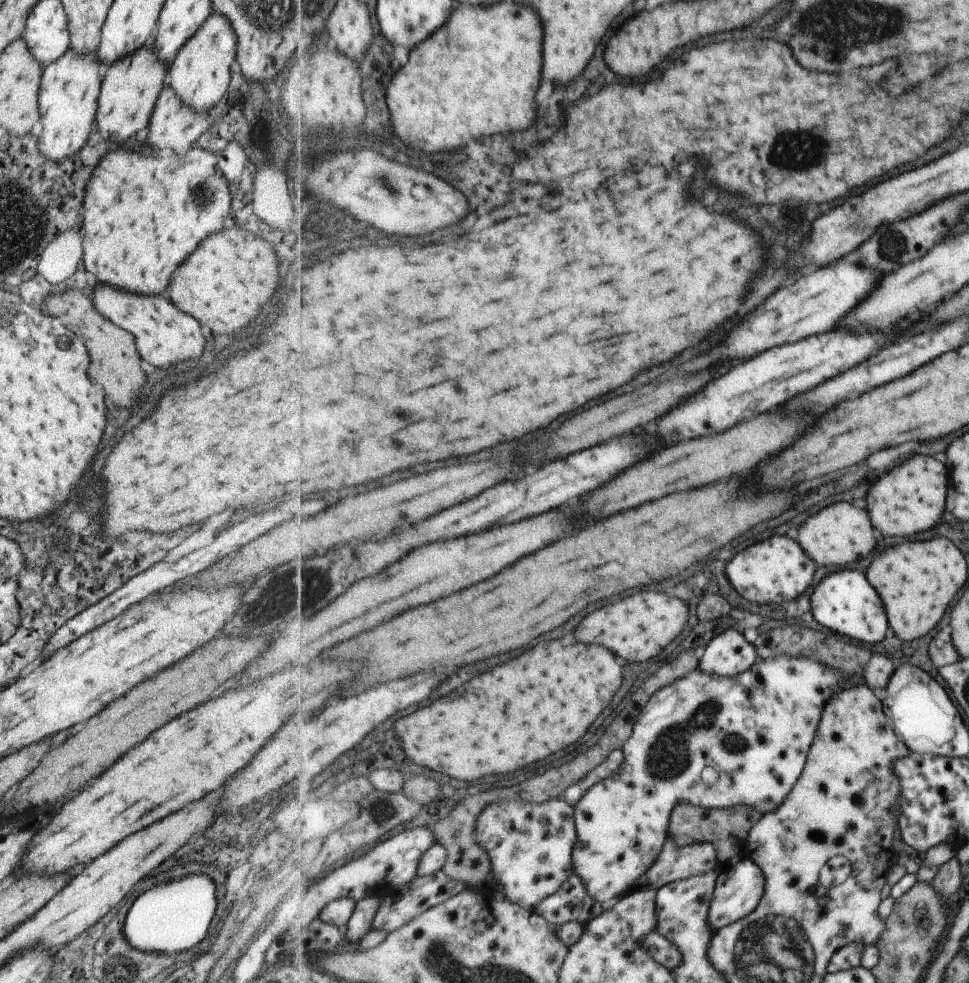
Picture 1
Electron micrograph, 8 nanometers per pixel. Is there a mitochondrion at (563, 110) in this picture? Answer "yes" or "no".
no

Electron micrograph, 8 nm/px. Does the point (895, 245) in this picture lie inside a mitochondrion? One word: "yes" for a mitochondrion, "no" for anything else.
yes

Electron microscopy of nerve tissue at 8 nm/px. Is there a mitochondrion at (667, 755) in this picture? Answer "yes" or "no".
yes

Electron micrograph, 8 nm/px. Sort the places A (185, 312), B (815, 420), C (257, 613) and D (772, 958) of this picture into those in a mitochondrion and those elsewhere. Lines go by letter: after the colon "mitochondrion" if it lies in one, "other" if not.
A: other
B: other
C: mitochondrion
D: mitochondrion

